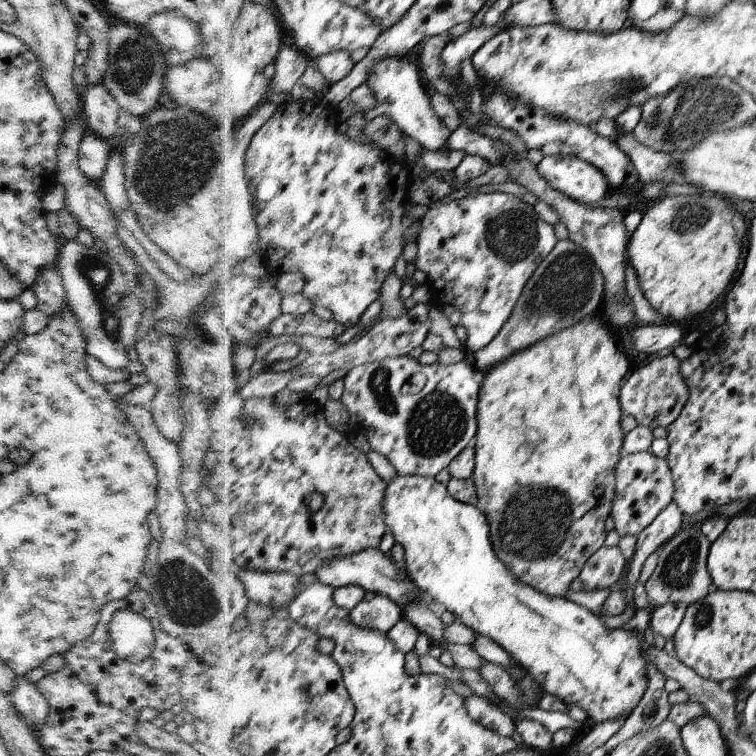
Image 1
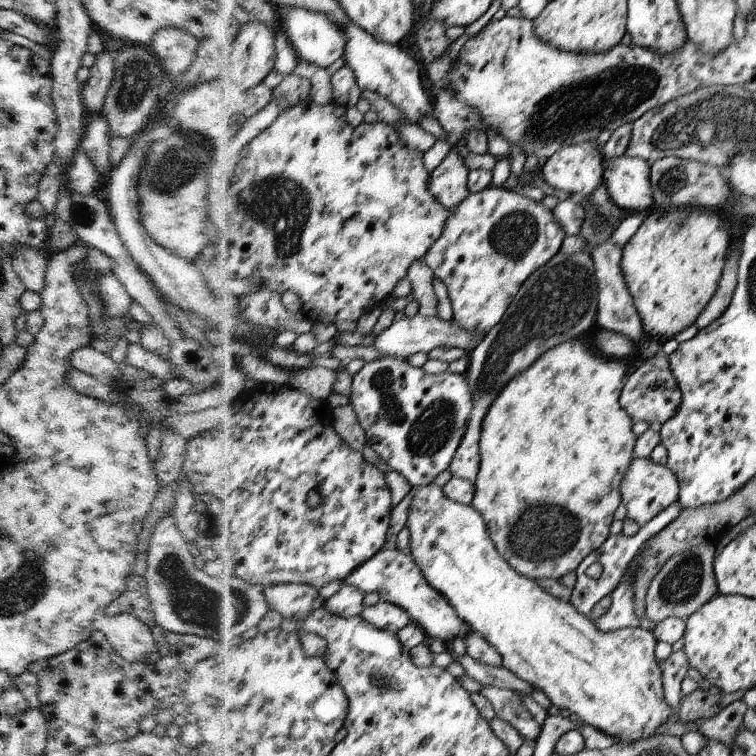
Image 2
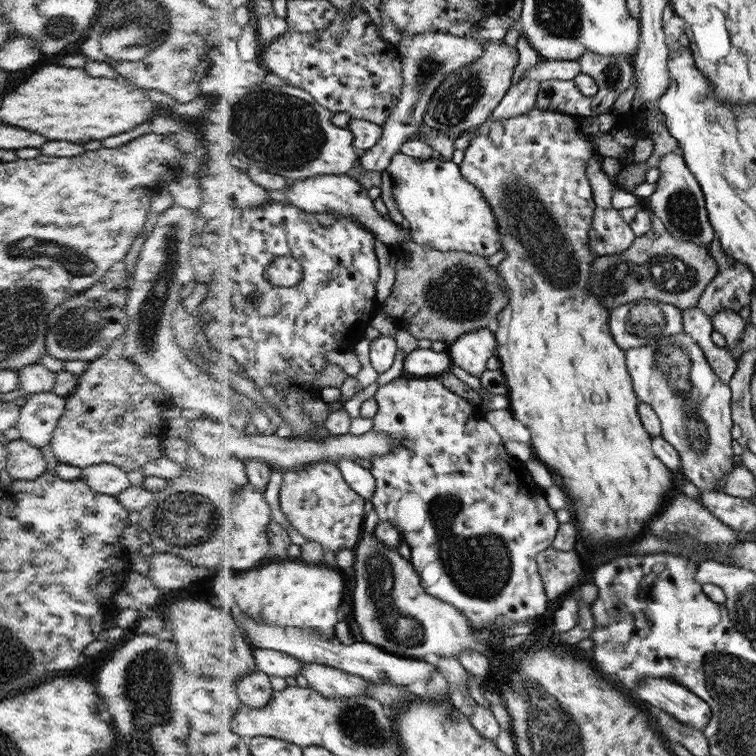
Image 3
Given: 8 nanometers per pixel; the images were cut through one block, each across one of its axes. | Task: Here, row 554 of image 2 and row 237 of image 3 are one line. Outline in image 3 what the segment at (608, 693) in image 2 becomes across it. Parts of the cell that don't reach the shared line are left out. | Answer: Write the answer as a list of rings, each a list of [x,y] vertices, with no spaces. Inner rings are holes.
[[[398,153],[388,168],[395,184],[394,196],[400,210],[410,221],[412,240],[420,244],[432,245],[444,252],[464,251],[483,257],[490,257],[503,248],[502,235],[499,231],[498,219],[495,217],[486,196],[475,184],[468,182],[461,164],[444,159],[421,160],[409,154]]]

